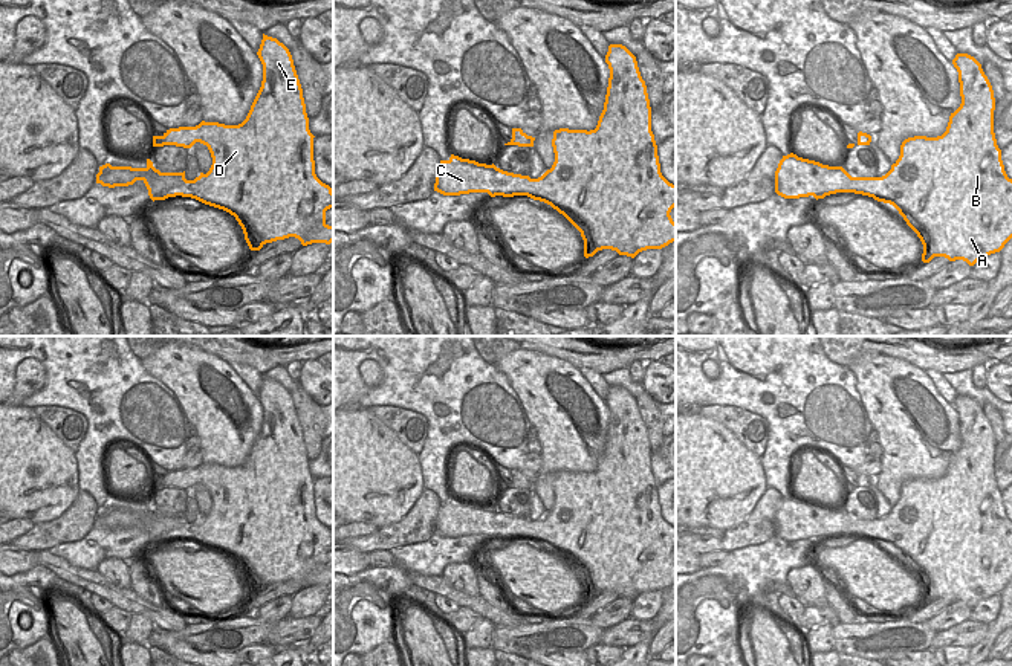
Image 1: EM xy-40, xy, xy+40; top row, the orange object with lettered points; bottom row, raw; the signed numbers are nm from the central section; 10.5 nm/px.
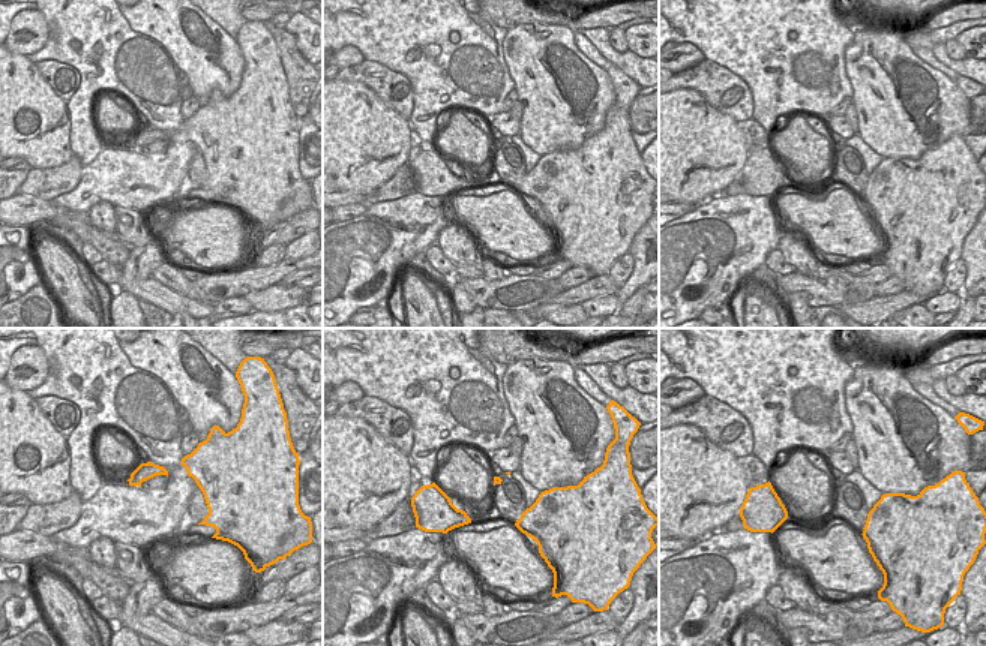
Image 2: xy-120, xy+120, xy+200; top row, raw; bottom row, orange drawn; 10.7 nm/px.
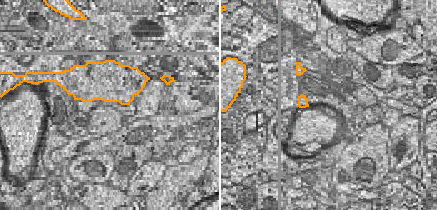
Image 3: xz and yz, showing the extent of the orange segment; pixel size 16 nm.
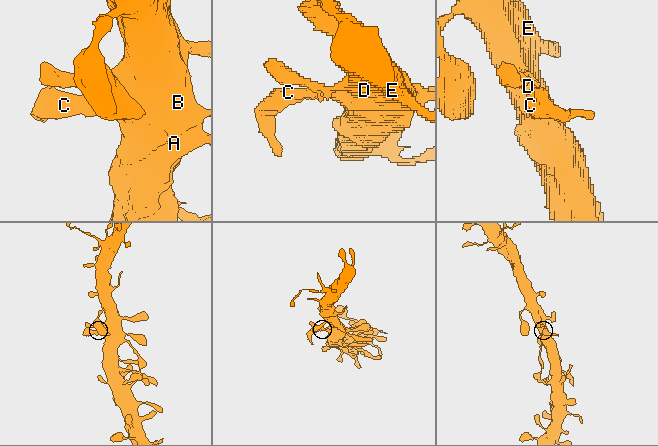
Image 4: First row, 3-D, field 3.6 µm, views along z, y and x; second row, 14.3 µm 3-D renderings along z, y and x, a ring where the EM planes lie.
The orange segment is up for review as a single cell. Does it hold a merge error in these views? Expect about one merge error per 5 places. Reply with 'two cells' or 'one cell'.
one cell

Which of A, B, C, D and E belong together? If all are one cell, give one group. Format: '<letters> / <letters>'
A B C D E

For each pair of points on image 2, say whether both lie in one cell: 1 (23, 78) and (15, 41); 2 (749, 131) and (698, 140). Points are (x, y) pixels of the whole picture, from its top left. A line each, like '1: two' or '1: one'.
1: two
2: two

